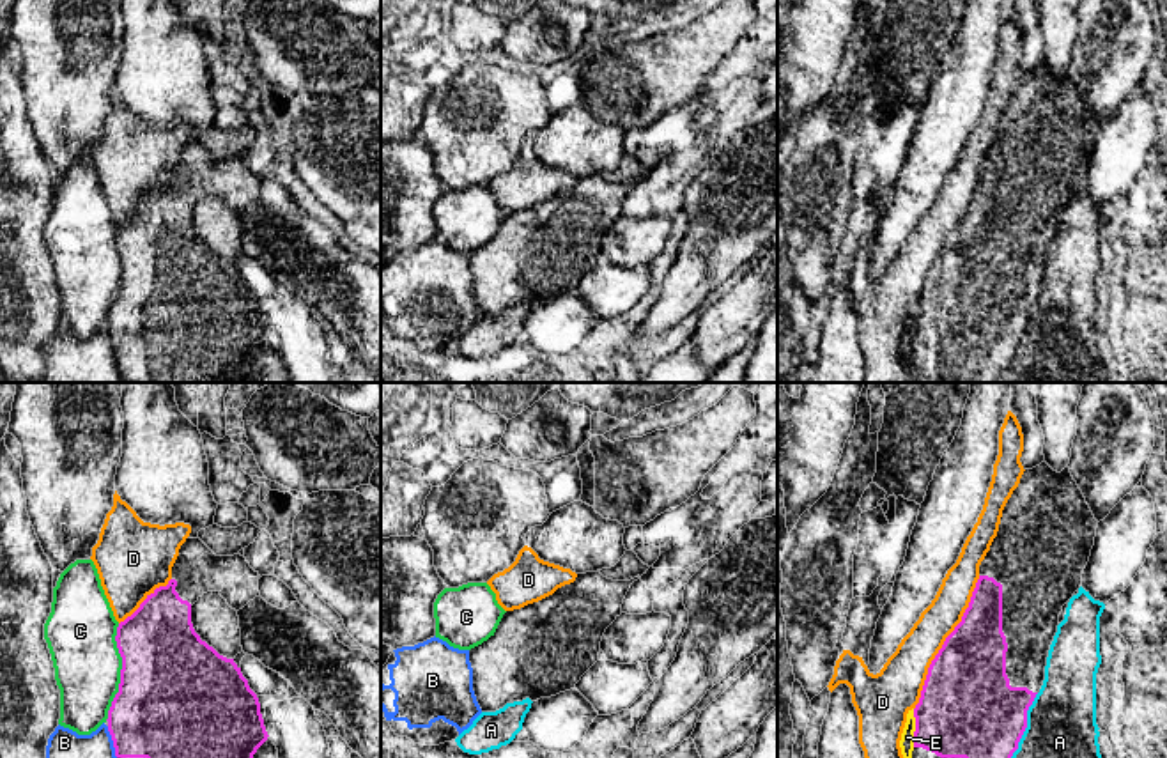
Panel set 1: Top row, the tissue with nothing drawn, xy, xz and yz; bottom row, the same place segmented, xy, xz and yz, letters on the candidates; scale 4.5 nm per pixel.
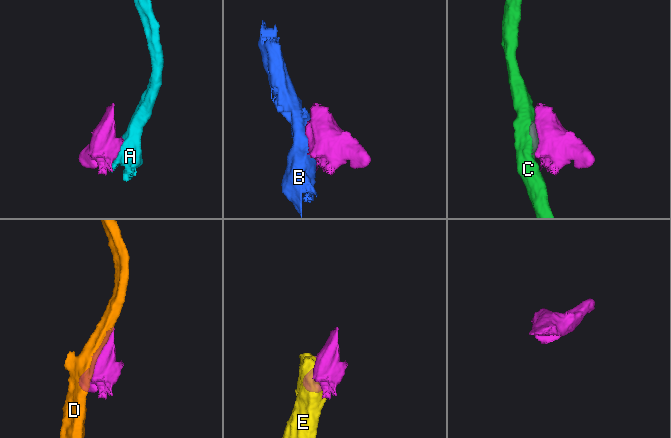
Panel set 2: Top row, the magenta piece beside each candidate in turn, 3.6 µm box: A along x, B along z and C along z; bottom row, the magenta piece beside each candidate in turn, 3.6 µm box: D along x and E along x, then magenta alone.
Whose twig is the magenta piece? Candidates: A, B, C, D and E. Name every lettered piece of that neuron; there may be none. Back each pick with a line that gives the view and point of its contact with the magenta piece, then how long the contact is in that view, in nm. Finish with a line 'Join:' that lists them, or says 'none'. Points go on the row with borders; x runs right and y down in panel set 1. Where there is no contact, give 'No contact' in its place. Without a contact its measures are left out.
Join: none

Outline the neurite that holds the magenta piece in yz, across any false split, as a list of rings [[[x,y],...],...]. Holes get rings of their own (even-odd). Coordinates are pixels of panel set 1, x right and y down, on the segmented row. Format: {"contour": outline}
{"contour": [[[1047,462],[1025,469],[1008,499],[997,537],[979,565],[979,579],[962,622],[946,638],[931,661],[914,708],[916,731],[912,758],[1011,758],[1027,728],[1027,710],[1045,680],[1050,645],[1063,606],[1082,584],[1082,574],[1094,545],[1098,521],[1070,468],[1061,473]]]}

